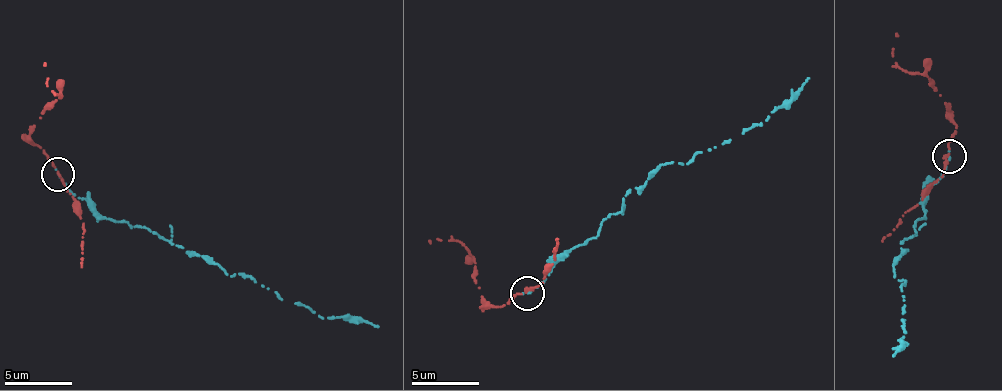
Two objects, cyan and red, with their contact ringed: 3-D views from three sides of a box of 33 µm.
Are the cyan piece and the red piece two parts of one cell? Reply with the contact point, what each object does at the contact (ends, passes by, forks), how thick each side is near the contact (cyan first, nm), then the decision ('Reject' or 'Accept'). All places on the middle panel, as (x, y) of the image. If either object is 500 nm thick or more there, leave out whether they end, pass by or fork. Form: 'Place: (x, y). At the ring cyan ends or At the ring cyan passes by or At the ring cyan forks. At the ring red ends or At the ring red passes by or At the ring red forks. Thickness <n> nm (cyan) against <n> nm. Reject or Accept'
Place: (527, 293). At the ring cyan ends. At the ring red passes by. Thickness 160 nm (cyan) against 200 nm. Reject

